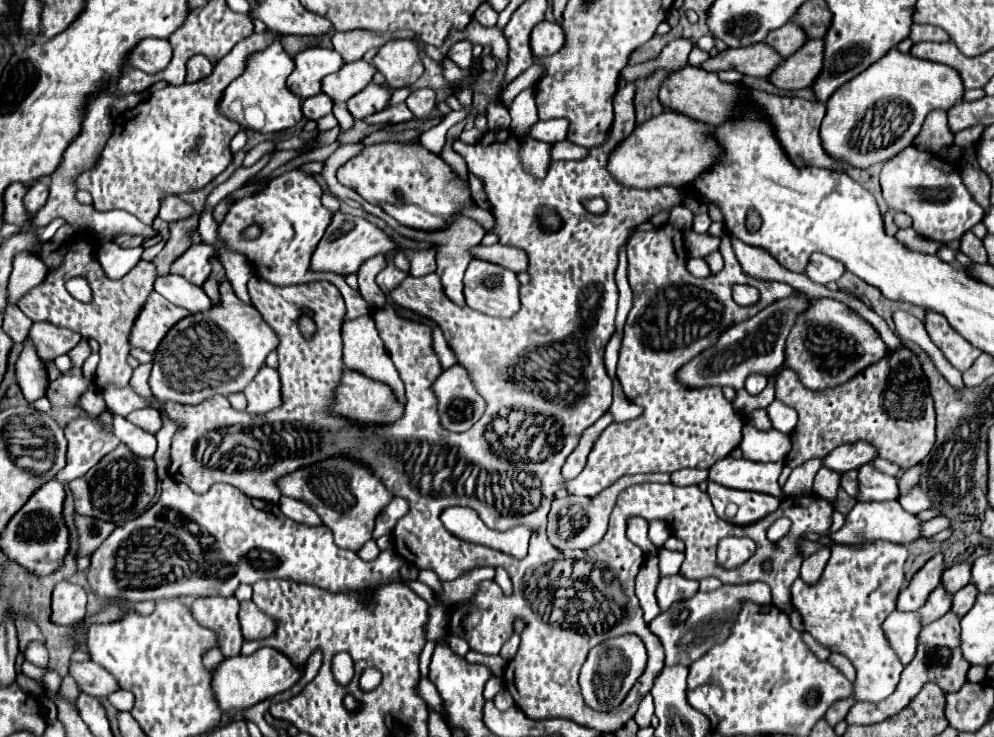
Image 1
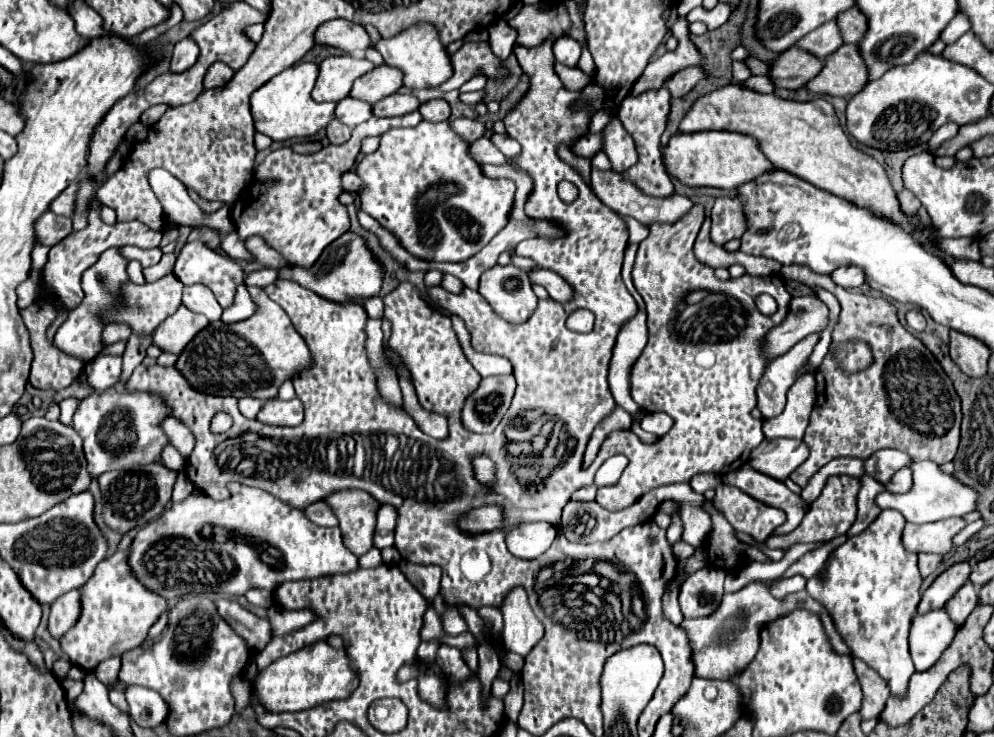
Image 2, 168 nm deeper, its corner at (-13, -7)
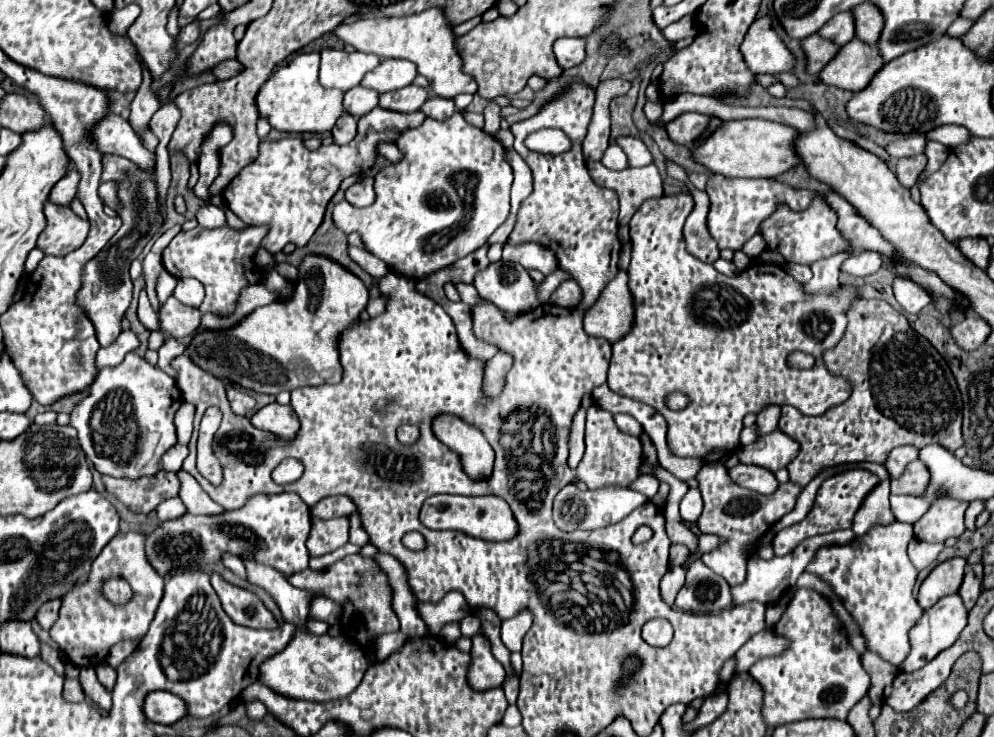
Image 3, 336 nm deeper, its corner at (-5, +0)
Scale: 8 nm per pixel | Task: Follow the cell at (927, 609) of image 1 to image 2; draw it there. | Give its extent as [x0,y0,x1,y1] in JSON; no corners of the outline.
[944,582,978,626]

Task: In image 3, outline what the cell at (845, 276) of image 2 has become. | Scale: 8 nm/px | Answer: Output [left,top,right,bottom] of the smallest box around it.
[840,251,882,277]

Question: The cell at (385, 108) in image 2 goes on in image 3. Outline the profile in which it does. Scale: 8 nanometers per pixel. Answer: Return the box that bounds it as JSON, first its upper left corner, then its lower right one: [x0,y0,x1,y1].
[378,85,428,113]

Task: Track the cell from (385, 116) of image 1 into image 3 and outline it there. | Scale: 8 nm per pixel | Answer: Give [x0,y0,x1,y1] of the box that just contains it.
[222,107,424,253]

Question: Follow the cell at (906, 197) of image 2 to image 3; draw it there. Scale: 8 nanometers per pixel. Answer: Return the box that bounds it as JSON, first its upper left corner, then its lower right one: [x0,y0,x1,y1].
[894,155,926,189]

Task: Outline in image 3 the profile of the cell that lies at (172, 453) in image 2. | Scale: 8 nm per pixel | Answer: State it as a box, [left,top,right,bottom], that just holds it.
[164,443,188,471]

